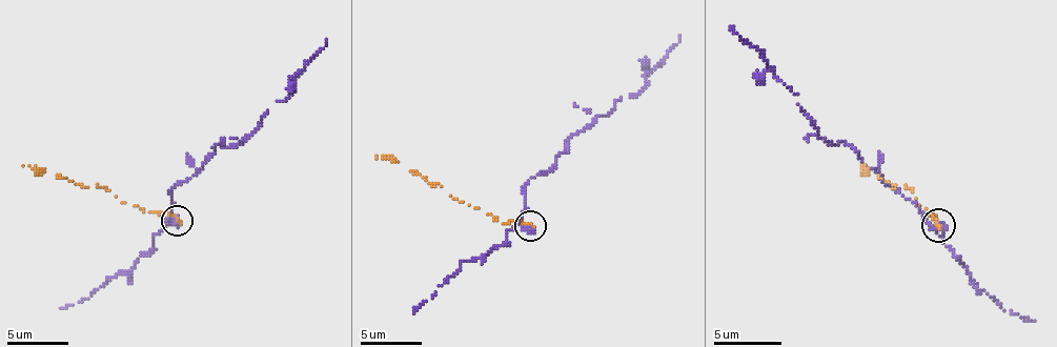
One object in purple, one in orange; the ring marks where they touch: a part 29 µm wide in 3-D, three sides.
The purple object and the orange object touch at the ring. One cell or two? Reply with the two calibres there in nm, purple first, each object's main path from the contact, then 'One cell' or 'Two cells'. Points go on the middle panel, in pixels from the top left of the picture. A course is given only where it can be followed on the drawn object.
Thickness 550 nm (purple) against 190 nm. Course of purple: (531, 226), (522, 221), (525, 183), (555, 162), (571, 137), (621, 97), (633, 97), (679, 35). Course of orange: (531, 224), (522, 221), (503, 224), (456, 199), (439, 183), (383, 156), (377, 159). Two cells

